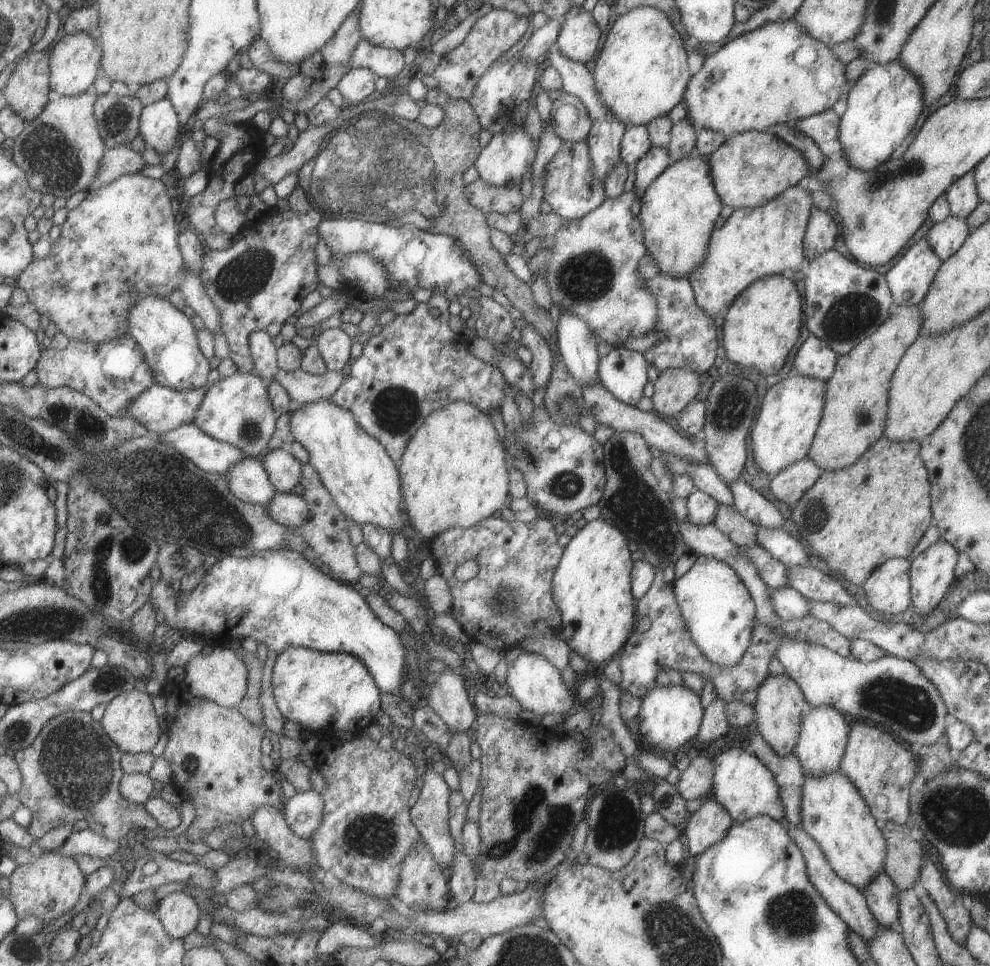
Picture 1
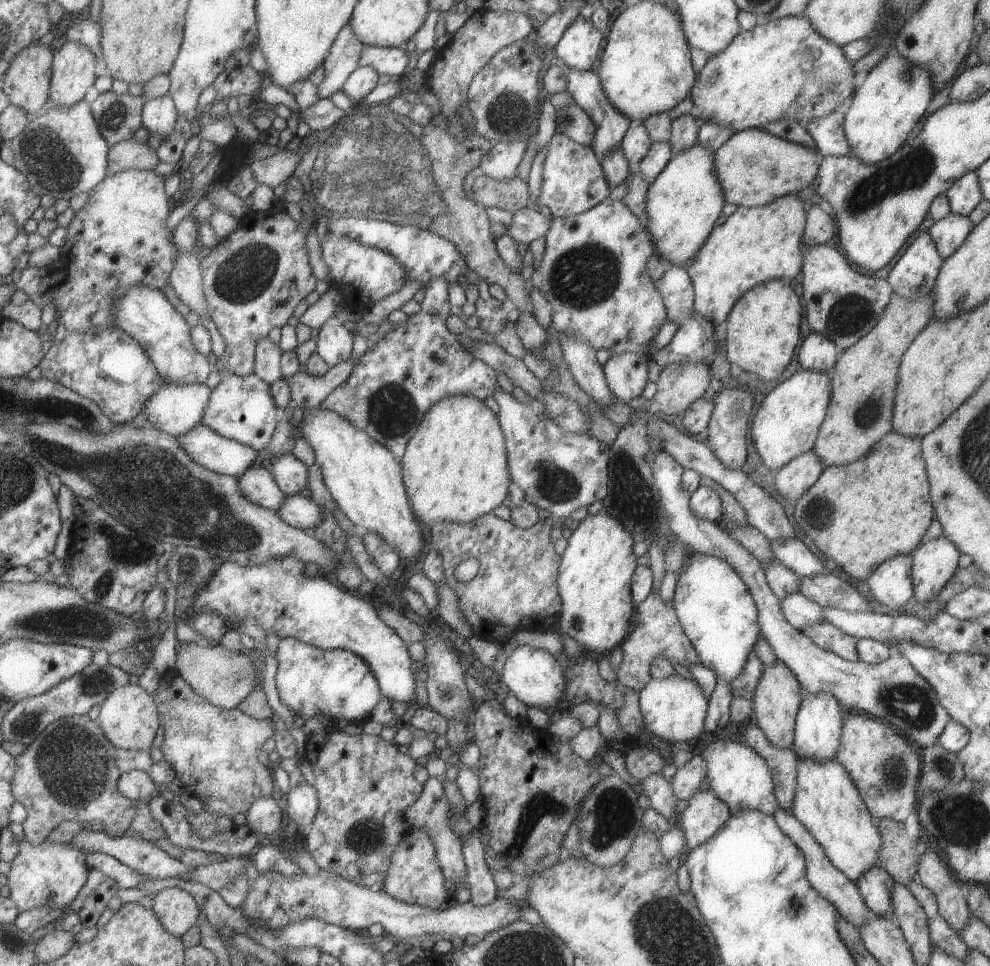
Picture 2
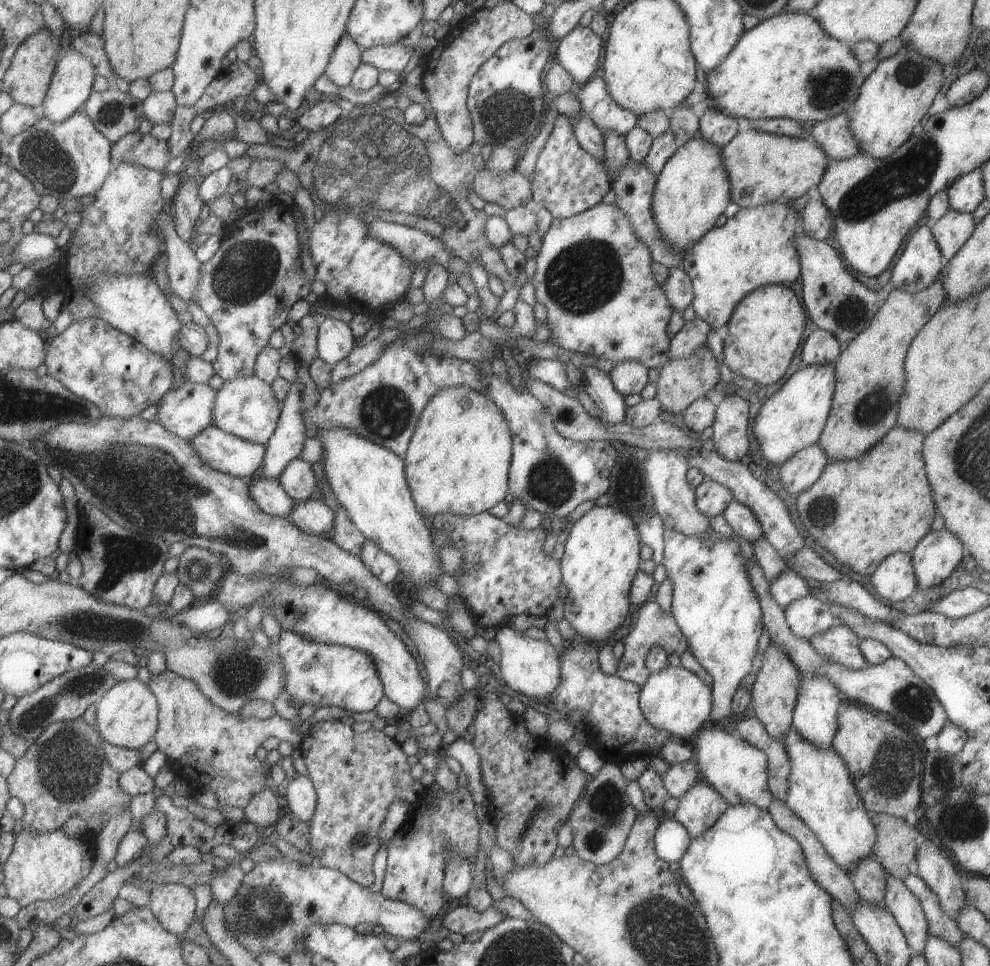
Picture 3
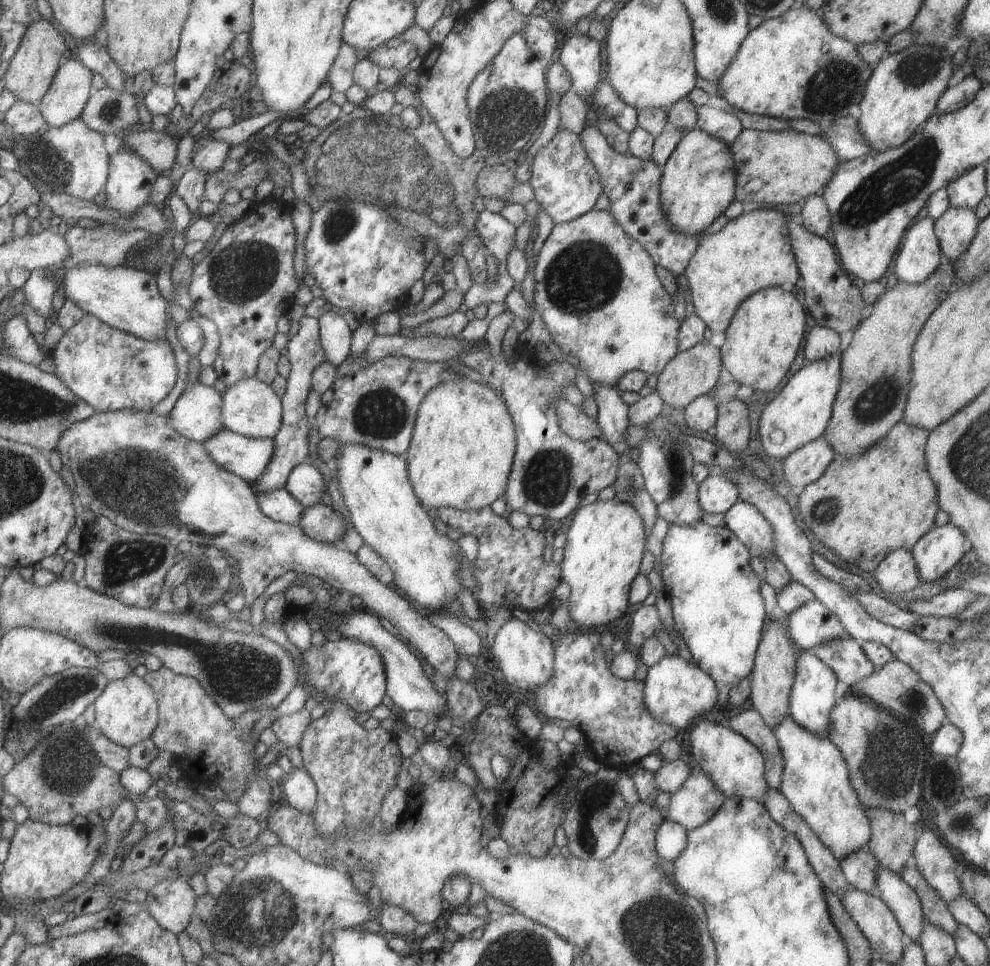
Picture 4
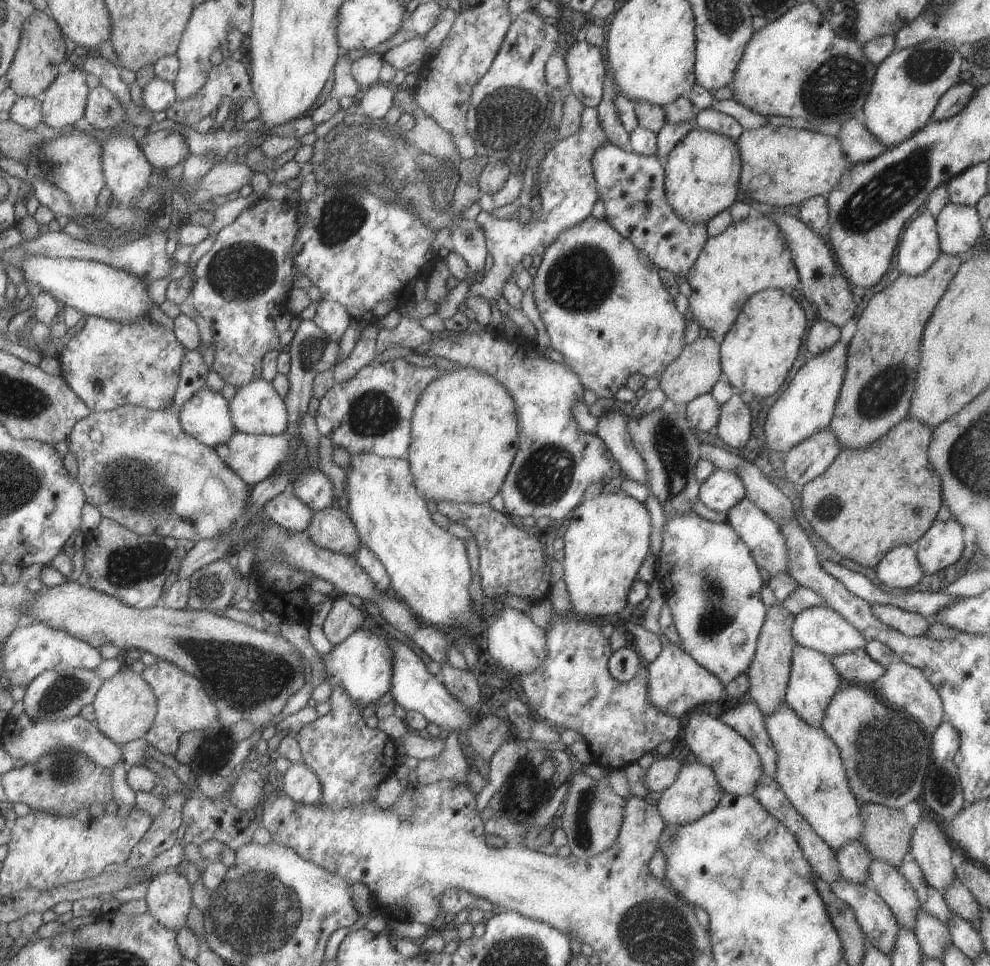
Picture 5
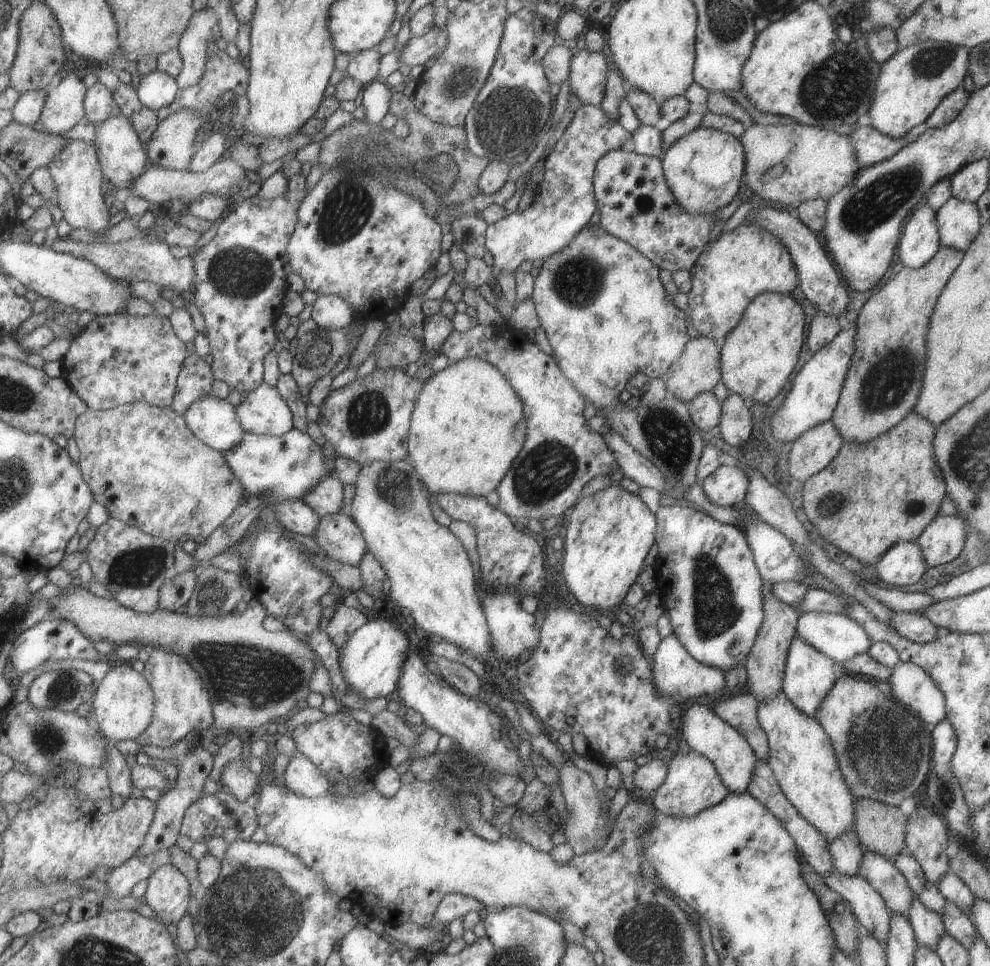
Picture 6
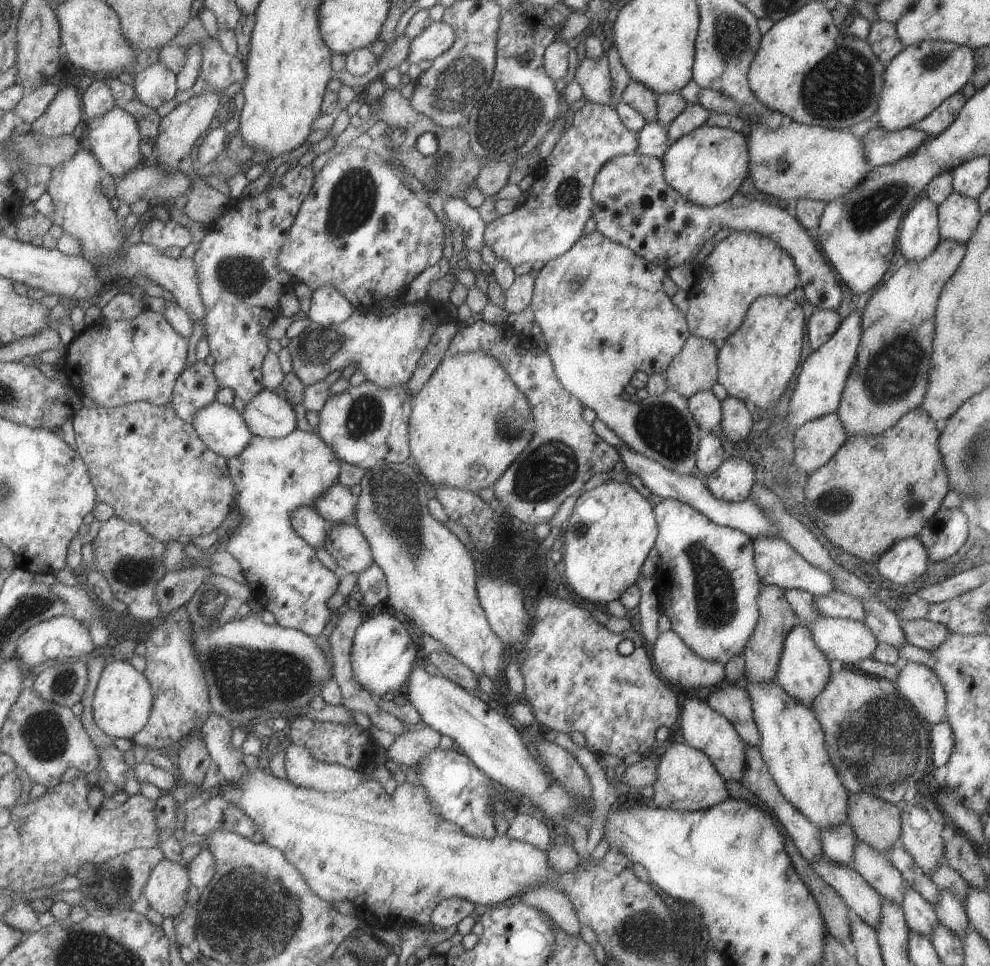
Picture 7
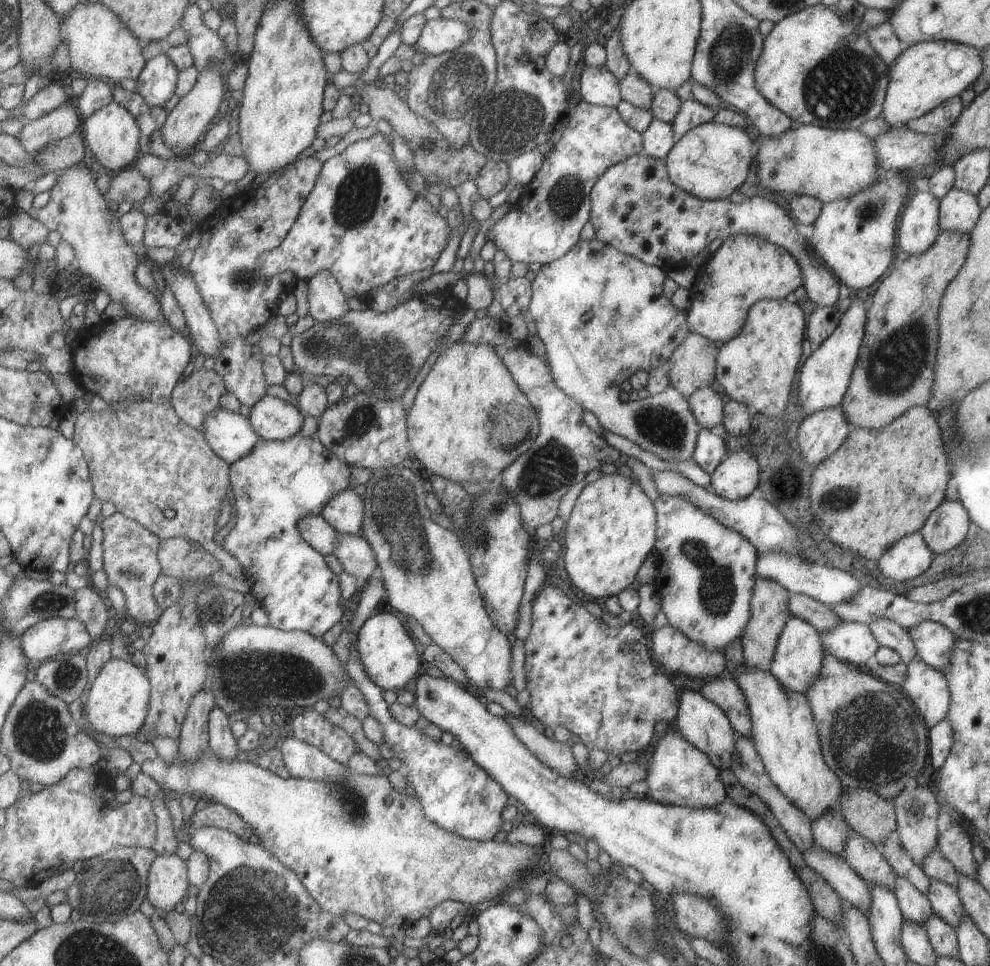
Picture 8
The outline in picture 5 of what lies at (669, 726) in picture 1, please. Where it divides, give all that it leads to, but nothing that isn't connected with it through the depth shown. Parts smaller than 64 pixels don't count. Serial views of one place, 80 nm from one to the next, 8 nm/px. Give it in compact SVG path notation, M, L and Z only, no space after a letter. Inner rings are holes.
M667 642L661 648L659 656L653 662L644 664L644 666L648 673L647 700L651 704L655 704L657 710L671 714L675 718L681 718L683 714L687 714L697 704L718 701L721 692L723 692L721 690L724 690L724 685L719 678L715 678L715 674L711 674L703 666L699 666L693 658L687 655L687 652L684 652L680 646L671 644L671 642Z

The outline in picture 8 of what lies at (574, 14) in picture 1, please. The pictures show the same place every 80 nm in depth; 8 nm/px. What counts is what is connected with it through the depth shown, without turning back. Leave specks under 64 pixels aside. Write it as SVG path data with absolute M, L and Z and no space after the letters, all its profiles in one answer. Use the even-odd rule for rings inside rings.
M585 66L580 73L580 100L595 106L614 107L620 100L618 80L601 66Z

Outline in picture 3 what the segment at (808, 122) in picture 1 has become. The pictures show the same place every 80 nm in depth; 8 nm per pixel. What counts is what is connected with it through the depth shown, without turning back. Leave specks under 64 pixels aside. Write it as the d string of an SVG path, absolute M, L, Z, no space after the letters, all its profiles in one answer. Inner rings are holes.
M837 114L835 118L811 124L810 140L817 142L827 158L843 160L855 156L859 146L849 130L847 114Z

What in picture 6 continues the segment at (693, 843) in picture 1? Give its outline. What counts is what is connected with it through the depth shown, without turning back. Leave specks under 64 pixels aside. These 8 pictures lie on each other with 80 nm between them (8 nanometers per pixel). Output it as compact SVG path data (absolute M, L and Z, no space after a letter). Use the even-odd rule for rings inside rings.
M691 750L687 754L676 754L668 762L666 779L655 791L656 794L651 800L651 804L657 812L672 817L692 817L706 808L720 803L729 793L711 762Z

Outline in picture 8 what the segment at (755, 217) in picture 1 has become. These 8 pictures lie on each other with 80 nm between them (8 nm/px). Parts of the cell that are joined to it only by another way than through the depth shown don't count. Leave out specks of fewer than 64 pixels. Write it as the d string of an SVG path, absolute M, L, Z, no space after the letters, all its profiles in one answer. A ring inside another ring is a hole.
M753 235L727 236L694 271L695 282L688 290L690 307L686 310L689 333L700 334L713 342L733 338L743 326L749 307L761 299L784 299L802 284L796 260L781 246Z

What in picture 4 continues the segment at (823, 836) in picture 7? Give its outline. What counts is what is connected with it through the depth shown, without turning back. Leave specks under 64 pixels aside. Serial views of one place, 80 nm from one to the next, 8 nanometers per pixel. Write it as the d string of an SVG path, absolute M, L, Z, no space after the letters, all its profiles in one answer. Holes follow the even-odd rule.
M867 848L849 852L840 861L840 868L846 882L850 887L857 888L866 894L874 894L877 866L877 860Z

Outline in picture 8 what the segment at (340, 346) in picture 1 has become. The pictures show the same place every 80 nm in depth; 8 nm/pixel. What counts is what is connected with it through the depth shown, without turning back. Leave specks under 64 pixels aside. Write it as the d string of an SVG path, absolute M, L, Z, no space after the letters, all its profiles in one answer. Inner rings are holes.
M328 270L314 274L307 282L308 315L318 323L341 318L354 305L341 292L338 282Z

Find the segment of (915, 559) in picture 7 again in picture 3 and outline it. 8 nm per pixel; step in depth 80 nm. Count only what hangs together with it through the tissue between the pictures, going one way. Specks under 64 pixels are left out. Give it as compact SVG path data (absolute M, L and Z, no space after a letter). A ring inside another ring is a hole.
M893 552L870 575L877 597L885 604L905 600L917 589L909 553Z

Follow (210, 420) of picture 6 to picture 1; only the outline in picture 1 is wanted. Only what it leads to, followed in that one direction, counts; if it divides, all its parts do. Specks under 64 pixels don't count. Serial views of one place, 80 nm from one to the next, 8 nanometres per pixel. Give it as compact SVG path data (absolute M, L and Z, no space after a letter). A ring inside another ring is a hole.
M157 381L147 389L135 402L131 402L129 417L139 420L143 424L143 429L157 435L165 434L169 430L175 430L181 425L189 424L198 415L199 406L202 405L203 398L206 397L206 388L191 388L190 390L174 390L164 387Z

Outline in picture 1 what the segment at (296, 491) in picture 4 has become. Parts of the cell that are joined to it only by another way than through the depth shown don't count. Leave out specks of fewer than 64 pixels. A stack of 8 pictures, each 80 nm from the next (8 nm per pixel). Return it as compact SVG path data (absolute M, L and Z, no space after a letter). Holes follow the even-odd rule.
M280 447L263 456L263 468L276 492L289 493L298 484L301 478L301 466L299 460L295 460Z

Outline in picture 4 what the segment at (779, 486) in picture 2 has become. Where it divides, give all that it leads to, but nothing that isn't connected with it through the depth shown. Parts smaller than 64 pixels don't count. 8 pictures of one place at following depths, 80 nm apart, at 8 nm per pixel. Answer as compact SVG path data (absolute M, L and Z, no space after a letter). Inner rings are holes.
M823 436L789 452L783 462L783 480L796 491L815 482L833 460L835 452Z

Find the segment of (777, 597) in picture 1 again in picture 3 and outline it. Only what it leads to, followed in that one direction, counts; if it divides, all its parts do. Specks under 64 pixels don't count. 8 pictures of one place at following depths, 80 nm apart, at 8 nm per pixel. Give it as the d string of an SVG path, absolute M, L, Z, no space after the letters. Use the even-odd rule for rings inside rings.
M810 594L789 602L789 606L785 606L783 610L788 630L793 636L803 640L809 640L811 636L825 630L833 630L833 626L841 624L827 605Z

